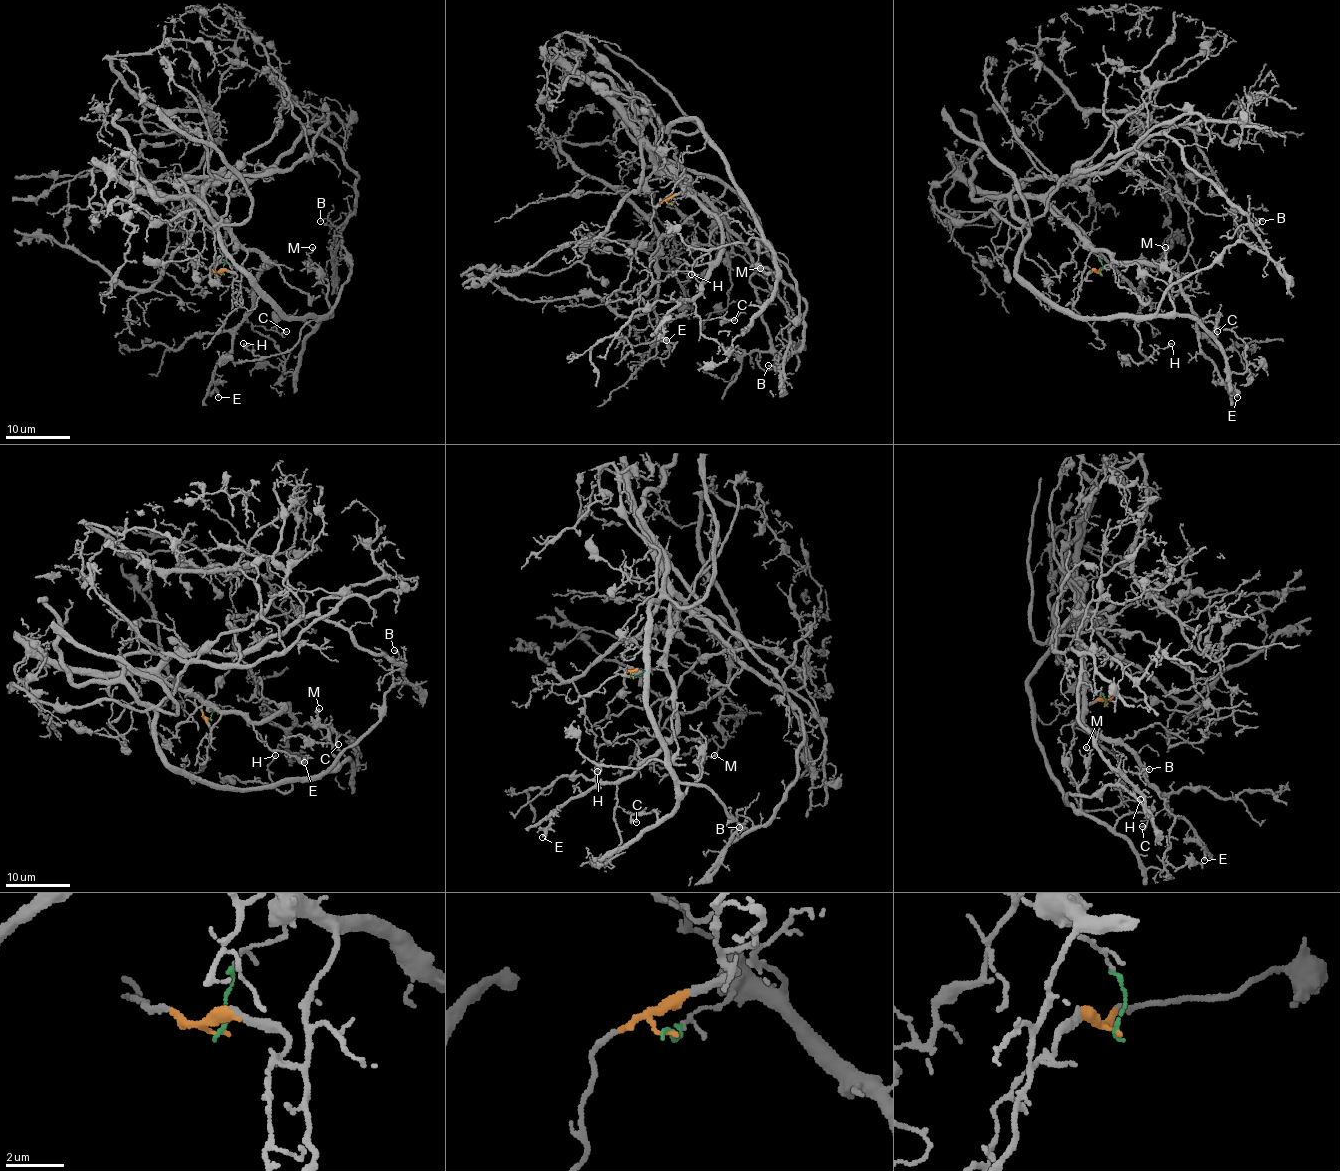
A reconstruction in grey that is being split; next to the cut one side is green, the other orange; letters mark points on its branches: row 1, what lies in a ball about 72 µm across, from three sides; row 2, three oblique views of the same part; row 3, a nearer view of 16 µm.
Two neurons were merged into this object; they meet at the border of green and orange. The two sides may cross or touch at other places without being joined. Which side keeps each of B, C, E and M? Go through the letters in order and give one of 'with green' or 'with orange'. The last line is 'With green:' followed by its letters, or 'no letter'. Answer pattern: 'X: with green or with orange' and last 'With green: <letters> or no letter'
B: with orange
C: with orange
E: with green
M: with orange
With green: E

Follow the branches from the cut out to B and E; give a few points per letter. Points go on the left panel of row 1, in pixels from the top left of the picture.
B: (223, 274), (167, 250), (210, 171), (275, 168), (231, 183), (219, 239), (288, 317), (348, 280), (320, 221)
E: (223, 272), (224, 260), (239, 248), (253, 248), (272, 263), (255, 280), (251, 312), (215, 370), (218, 397)

